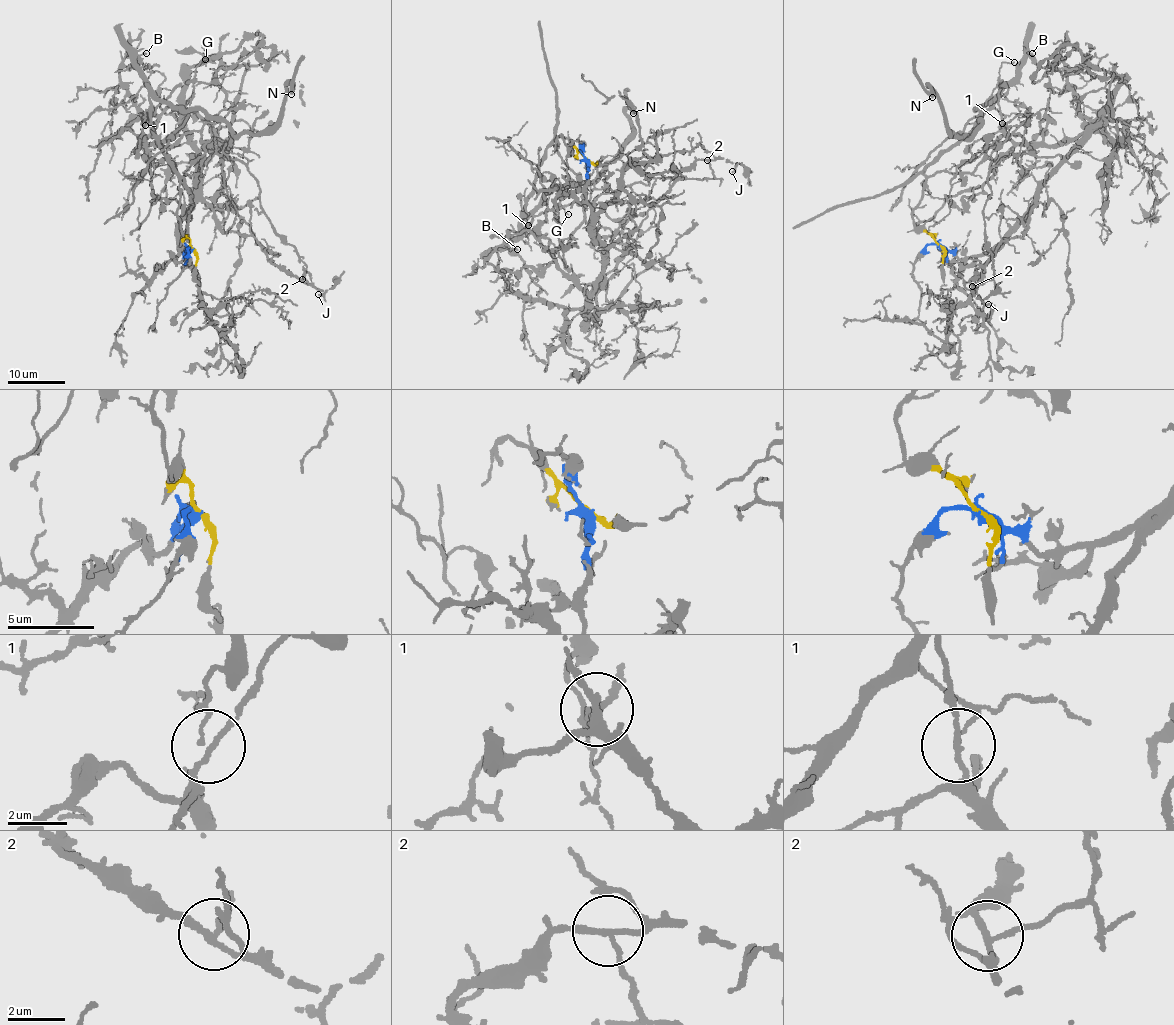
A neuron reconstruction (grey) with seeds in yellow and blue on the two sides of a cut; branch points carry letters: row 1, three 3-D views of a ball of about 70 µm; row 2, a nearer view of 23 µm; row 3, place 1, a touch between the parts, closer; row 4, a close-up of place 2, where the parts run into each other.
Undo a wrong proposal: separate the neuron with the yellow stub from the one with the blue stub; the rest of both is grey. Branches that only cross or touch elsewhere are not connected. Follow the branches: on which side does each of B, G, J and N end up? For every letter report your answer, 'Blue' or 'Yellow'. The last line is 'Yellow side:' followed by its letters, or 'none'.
B: Yellow
G: Blue
J: Blue
N: Yellow
Yellow side: B, N

